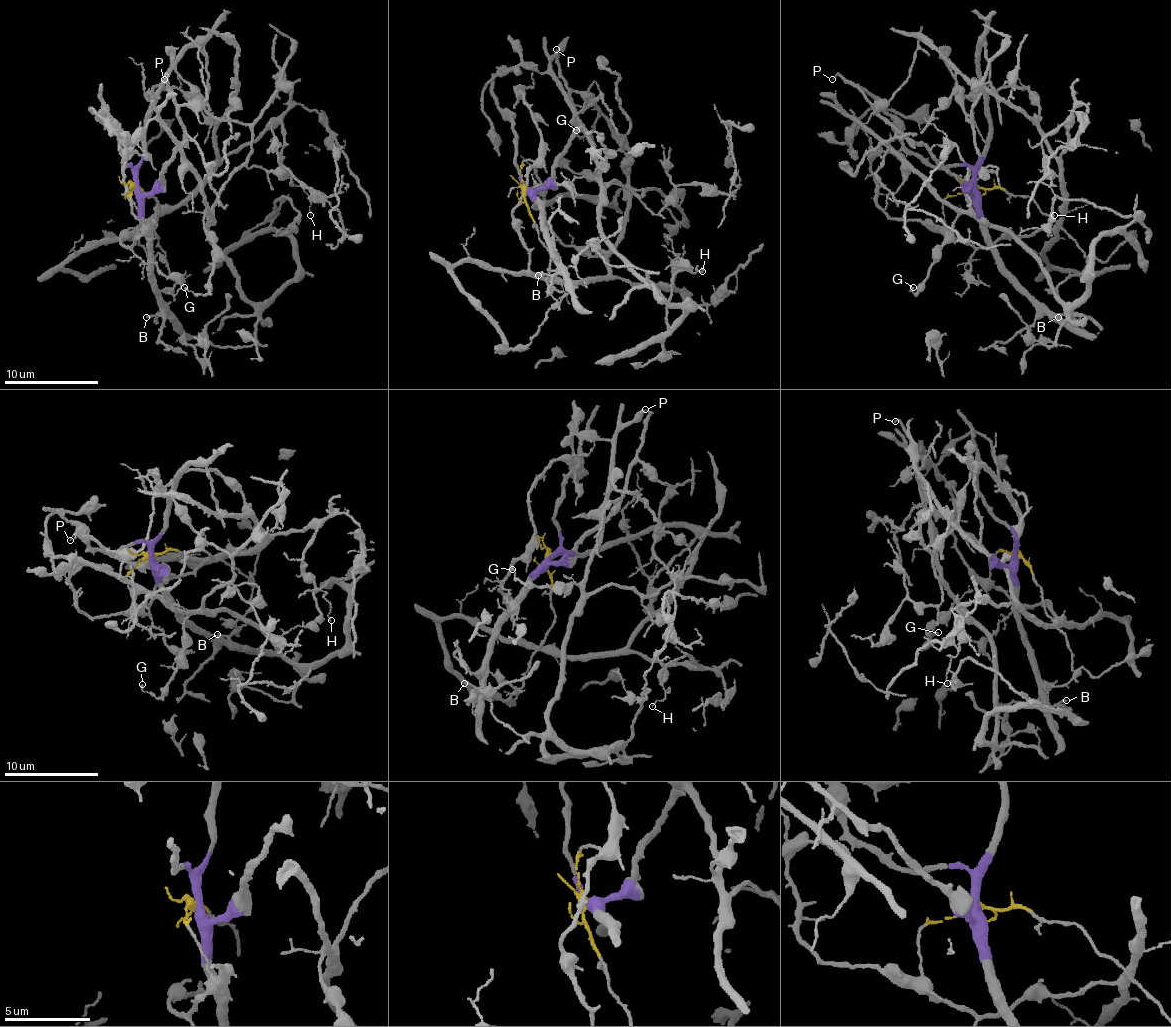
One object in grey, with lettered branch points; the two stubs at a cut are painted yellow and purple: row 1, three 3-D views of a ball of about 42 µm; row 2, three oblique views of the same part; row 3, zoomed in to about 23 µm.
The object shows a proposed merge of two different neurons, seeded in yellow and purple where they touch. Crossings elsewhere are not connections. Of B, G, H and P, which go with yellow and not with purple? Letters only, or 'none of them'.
G, H

